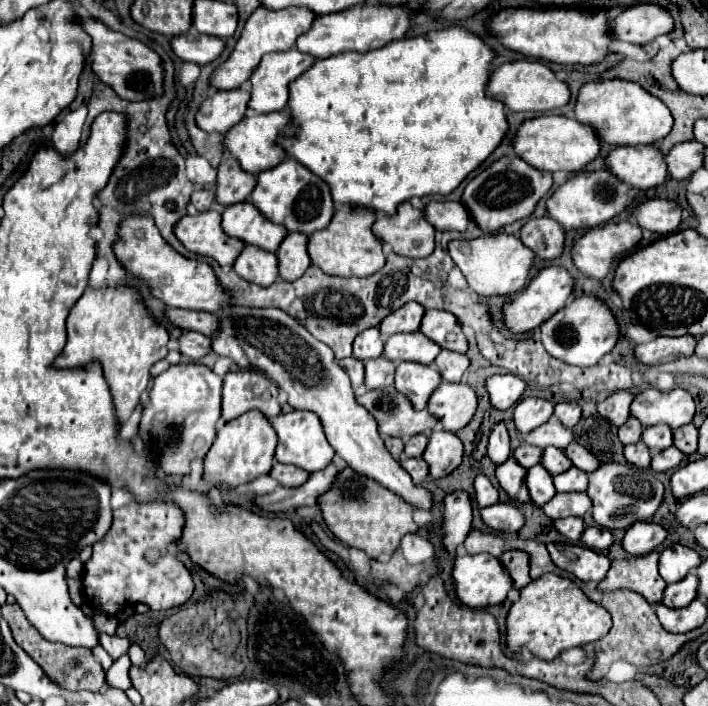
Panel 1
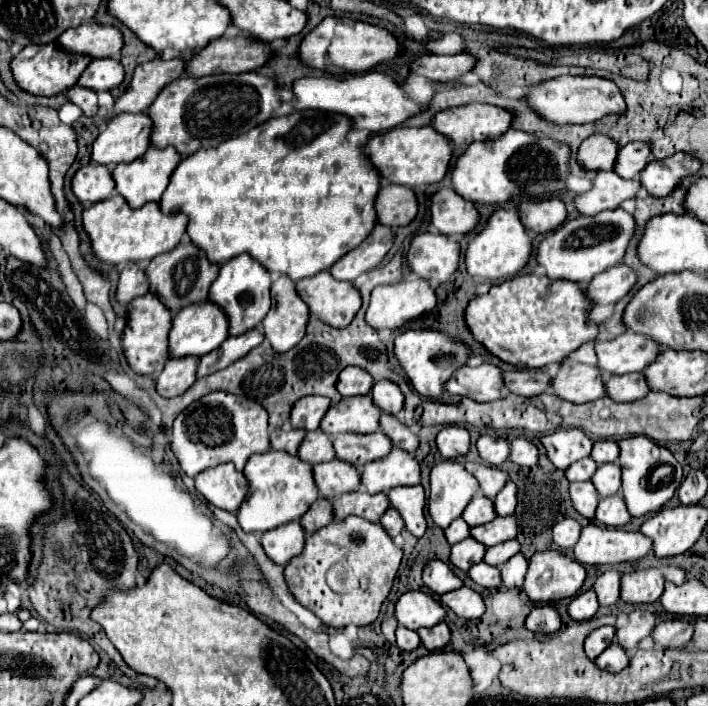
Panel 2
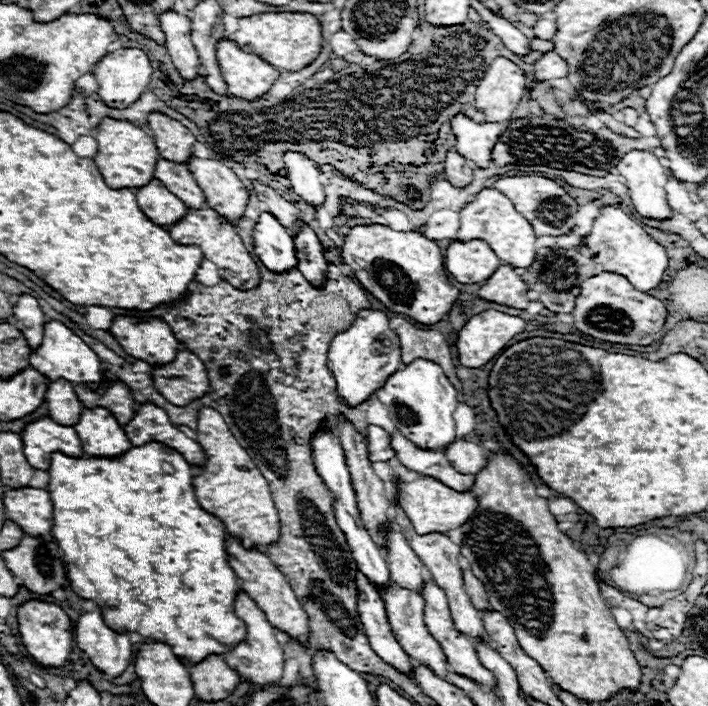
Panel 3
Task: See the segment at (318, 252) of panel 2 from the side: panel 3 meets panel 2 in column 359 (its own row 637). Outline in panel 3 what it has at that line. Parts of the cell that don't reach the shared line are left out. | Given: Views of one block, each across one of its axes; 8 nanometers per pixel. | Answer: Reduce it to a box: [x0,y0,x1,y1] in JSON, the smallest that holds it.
[48,442,246,664]

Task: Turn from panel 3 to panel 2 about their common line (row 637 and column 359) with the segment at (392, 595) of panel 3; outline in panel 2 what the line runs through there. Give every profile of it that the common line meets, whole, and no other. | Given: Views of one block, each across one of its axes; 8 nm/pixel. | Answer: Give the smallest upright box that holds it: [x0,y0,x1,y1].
[320,396,382,436]

